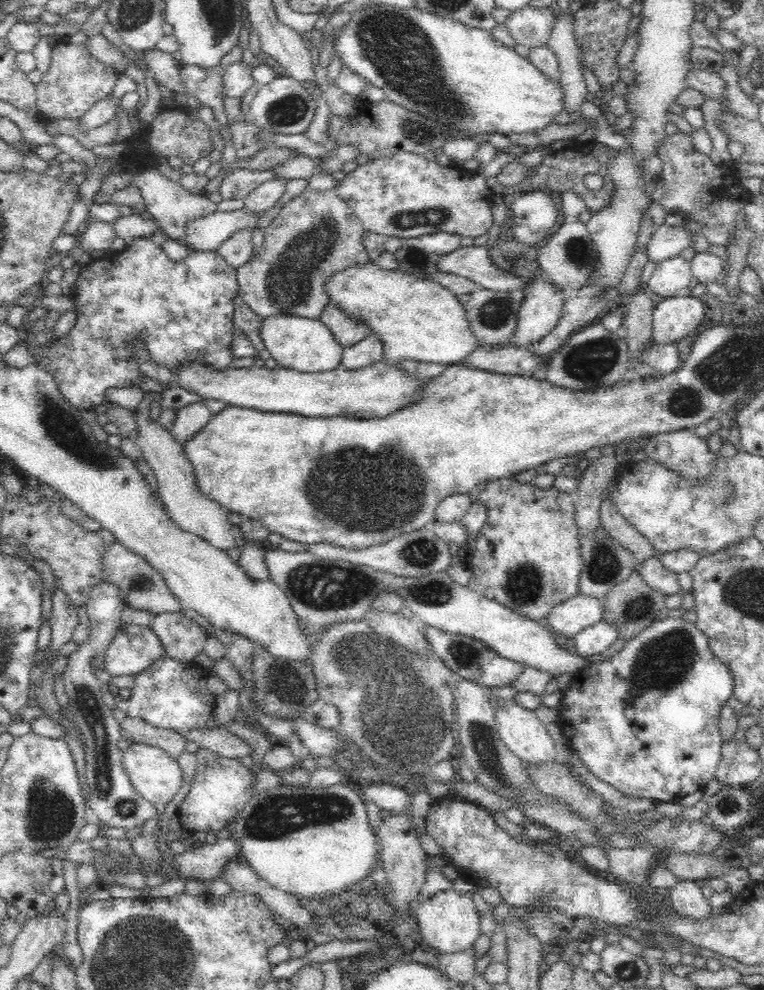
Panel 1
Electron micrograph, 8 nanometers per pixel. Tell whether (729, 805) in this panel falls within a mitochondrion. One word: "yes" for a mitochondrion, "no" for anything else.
yes

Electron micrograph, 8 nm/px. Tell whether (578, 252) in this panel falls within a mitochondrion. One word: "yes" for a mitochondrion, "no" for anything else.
yes

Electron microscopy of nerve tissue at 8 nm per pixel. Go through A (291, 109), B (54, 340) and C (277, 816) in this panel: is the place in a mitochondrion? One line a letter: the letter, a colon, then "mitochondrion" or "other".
A: mitochondrion
B: other
C: mitochondrion

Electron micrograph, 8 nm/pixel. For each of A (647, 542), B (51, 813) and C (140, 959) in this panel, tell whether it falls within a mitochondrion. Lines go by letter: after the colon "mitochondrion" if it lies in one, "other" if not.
A: other
B: mitochondrion
C: mitochondrion

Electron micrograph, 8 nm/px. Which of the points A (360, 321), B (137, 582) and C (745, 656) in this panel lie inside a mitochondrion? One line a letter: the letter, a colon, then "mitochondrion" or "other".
A: other
B: mitochondrion
C: other

